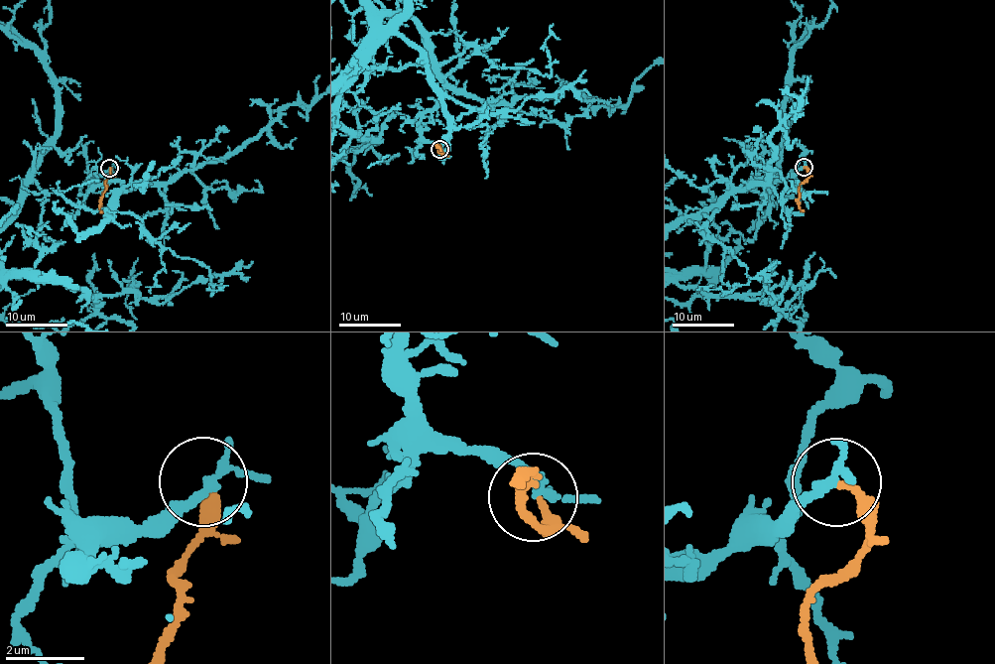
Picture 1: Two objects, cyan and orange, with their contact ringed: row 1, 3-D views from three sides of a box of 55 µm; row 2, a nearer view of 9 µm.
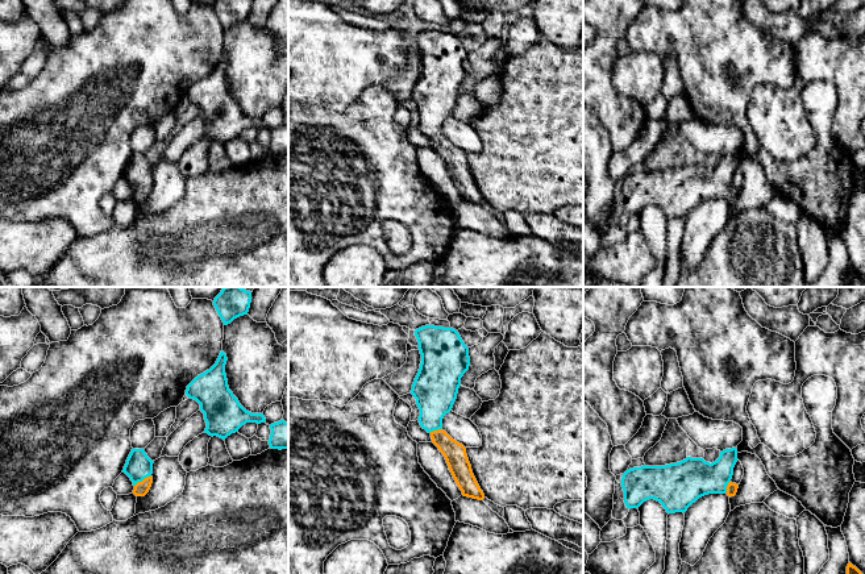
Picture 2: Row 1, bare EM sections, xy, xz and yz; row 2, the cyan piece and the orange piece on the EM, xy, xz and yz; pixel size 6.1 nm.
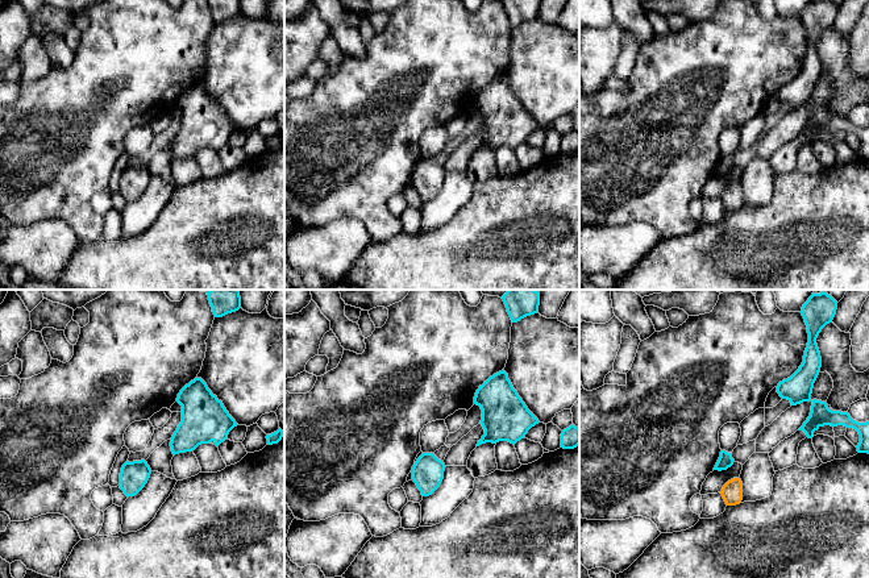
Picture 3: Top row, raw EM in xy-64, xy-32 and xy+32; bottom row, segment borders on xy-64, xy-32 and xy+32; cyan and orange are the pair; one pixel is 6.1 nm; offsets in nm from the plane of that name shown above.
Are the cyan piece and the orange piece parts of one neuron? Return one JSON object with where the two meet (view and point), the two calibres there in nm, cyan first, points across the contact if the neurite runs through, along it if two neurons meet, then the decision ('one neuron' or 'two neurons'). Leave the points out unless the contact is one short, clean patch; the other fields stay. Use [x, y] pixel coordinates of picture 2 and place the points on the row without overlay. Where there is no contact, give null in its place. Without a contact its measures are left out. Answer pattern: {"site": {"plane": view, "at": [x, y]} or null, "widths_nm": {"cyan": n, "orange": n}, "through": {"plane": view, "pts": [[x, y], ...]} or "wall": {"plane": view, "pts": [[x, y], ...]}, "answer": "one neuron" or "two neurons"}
{"site": {"plane": "xy", "at": [142, 184]}, "widths_nm": {"cyan": 160, "orange": 90}, "through": {"plane": "xy", "pts": [[138, 171], [142, 184], [141, 194]]}, "answer": "one neuron"}

